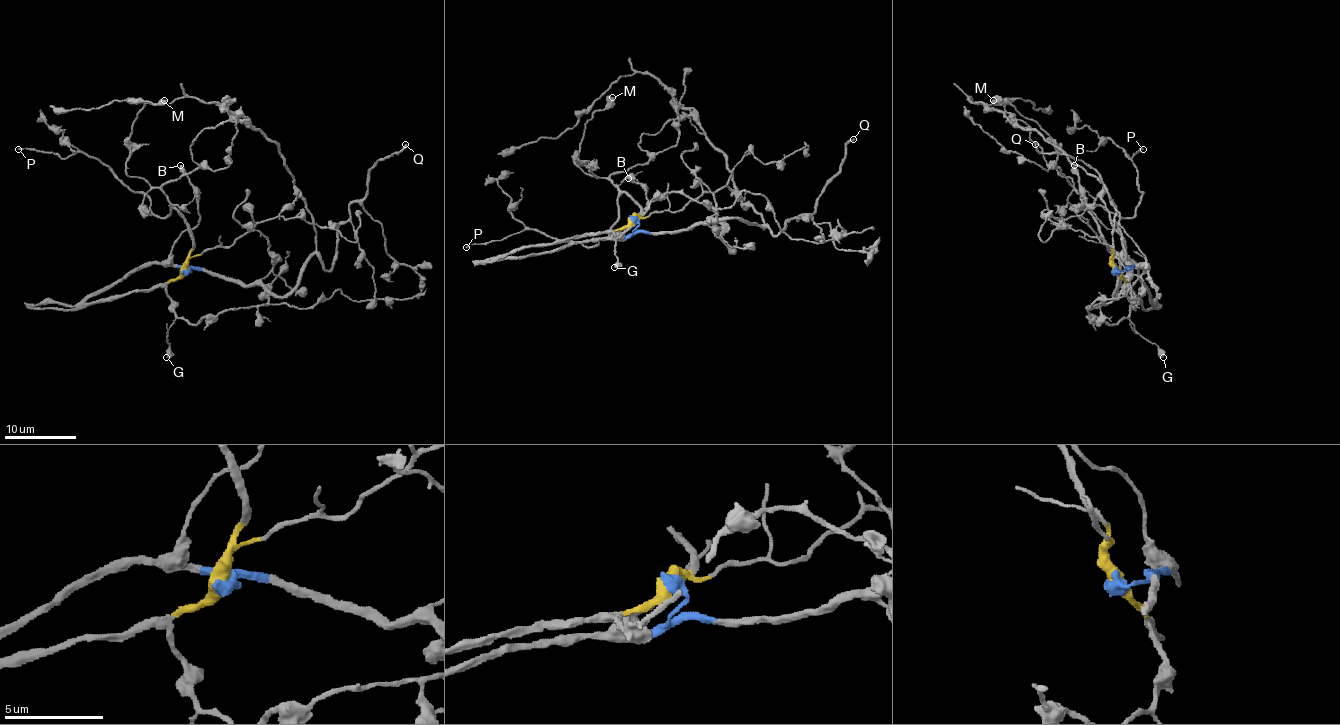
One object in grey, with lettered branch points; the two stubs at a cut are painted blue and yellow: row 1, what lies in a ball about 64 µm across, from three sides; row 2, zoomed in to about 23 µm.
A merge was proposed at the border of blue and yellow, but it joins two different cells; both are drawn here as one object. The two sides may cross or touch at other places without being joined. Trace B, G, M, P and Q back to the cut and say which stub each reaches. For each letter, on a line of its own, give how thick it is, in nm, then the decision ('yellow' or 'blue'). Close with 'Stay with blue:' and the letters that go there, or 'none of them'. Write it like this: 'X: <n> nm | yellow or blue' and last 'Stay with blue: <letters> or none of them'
B: 480 nm | blue
G: 500 nm | yellow
M: 650 nm | yellow
P: 160 nm | yellow
Q: 240 nm | blue
Stay with blue: B, Q

